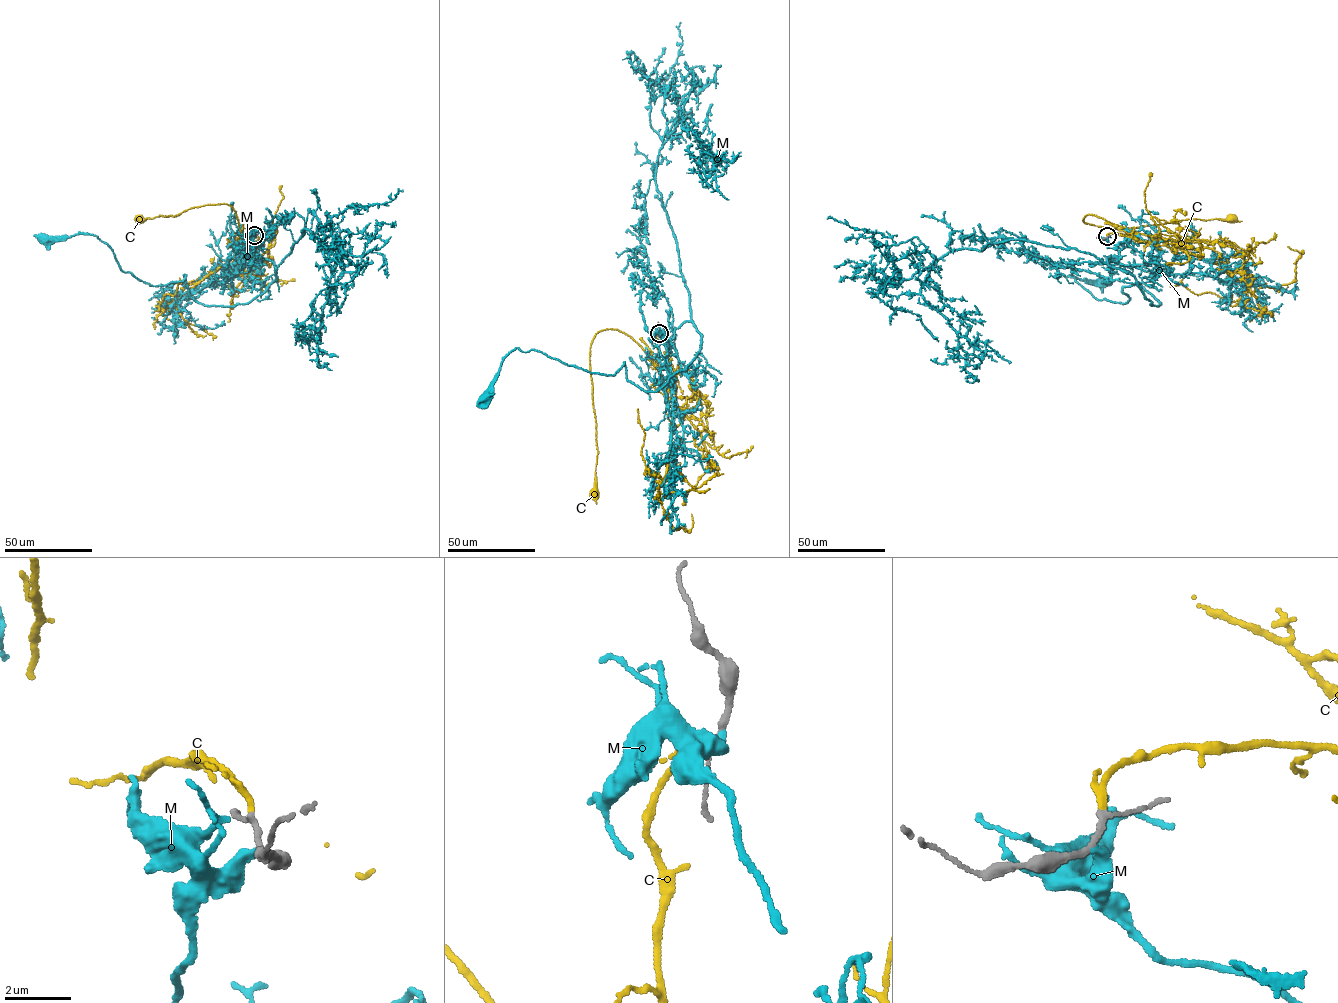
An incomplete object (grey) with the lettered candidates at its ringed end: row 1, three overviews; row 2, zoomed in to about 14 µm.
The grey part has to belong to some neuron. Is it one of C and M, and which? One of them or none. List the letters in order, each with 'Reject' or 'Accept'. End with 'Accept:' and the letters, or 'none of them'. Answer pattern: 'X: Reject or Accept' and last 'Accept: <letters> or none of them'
C: Accept
M: Reject
Accept: C

